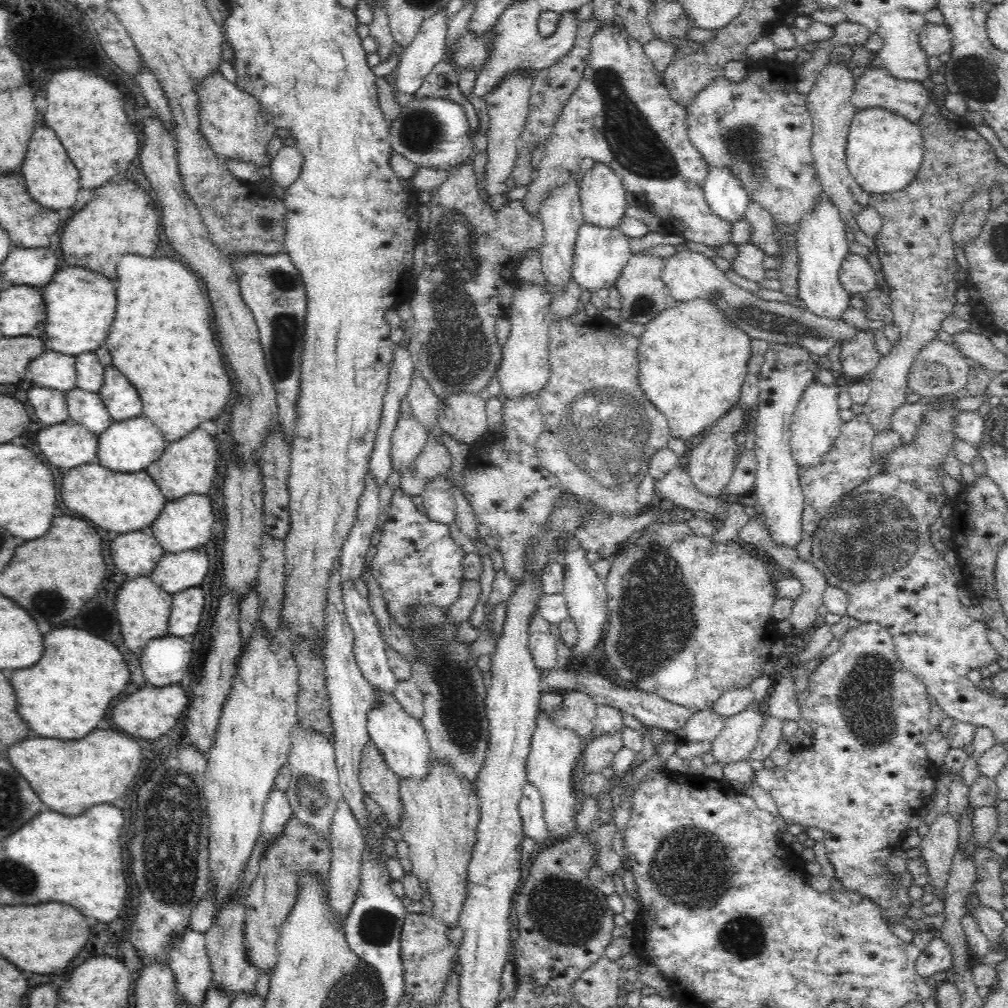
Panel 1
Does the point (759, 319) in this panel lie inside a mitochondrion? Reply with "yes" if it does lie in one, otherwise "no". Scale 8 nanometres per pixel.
yes

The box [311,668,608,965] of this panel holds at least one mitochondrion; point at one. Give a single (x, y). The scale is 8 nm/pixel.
(560, 919)

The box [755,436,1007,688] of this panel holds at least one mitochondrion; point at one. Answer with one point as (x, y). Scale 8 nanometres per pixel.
(871, 538)

